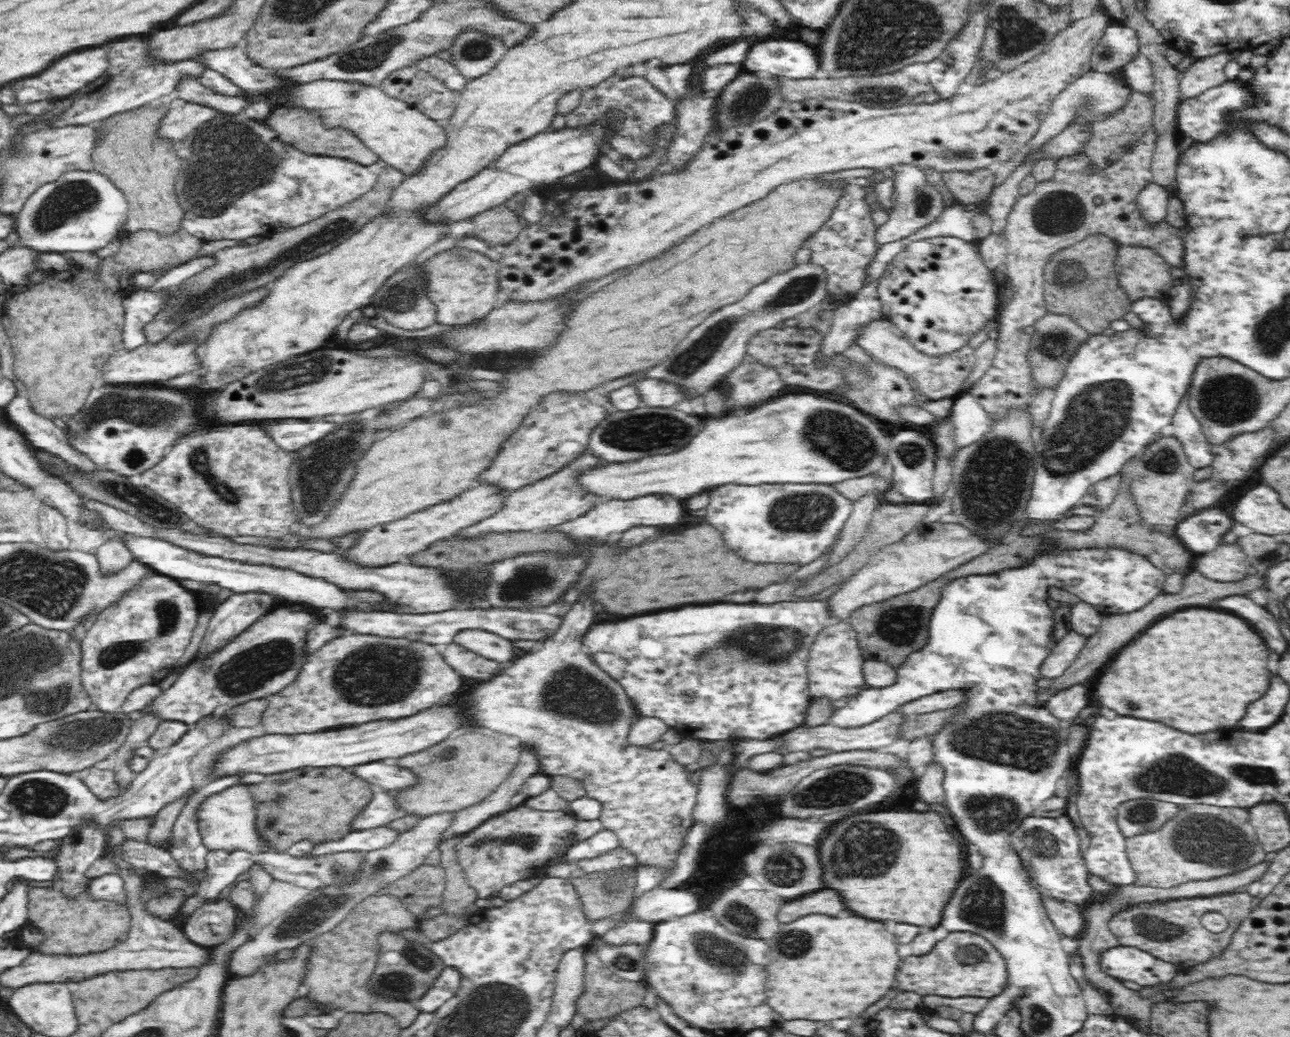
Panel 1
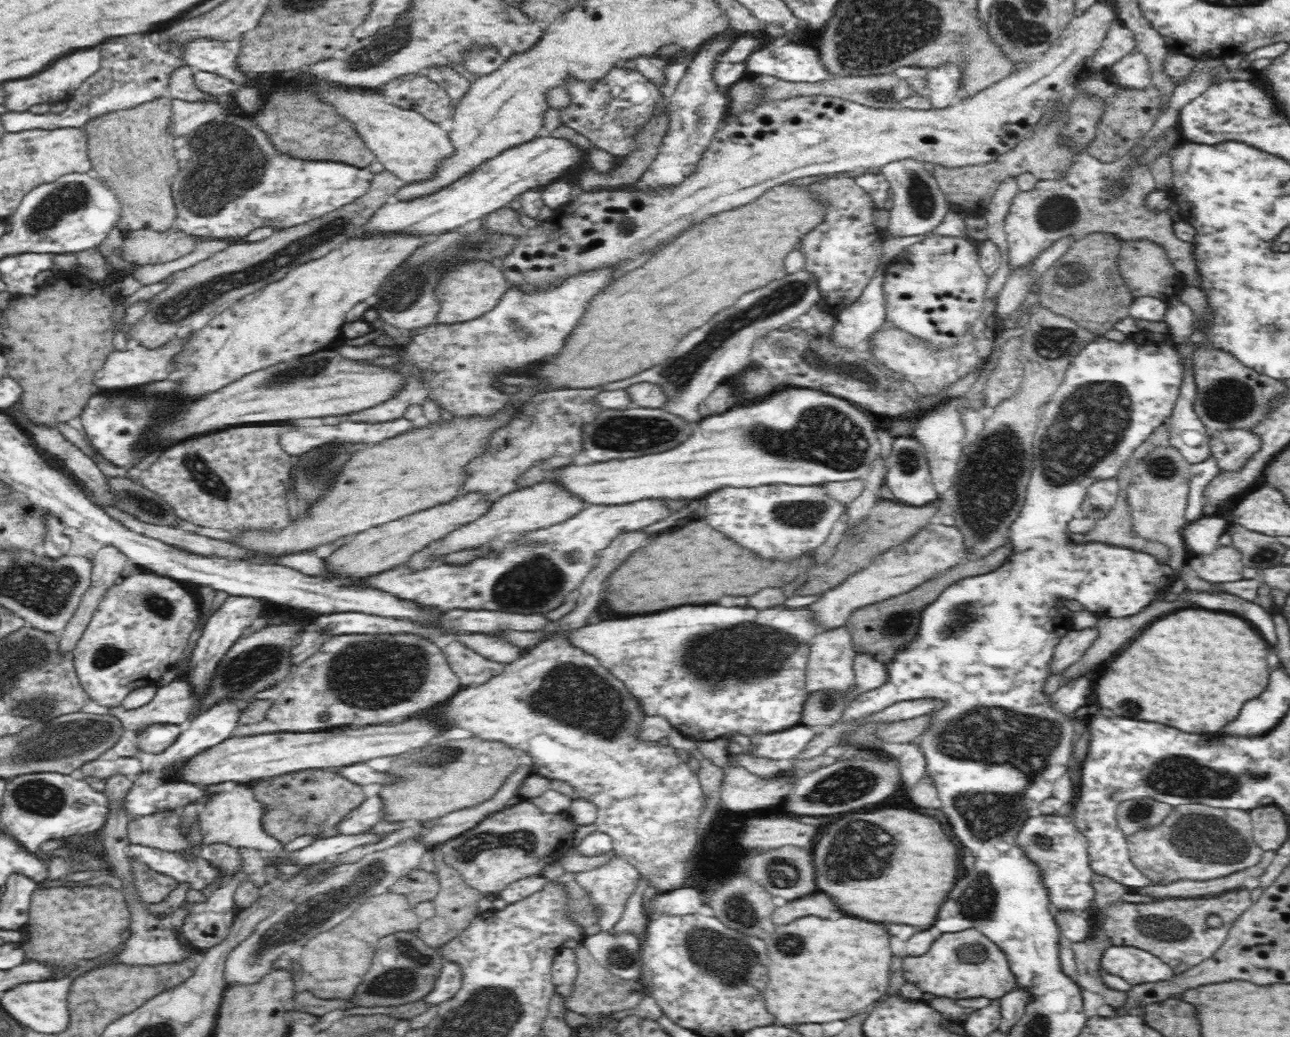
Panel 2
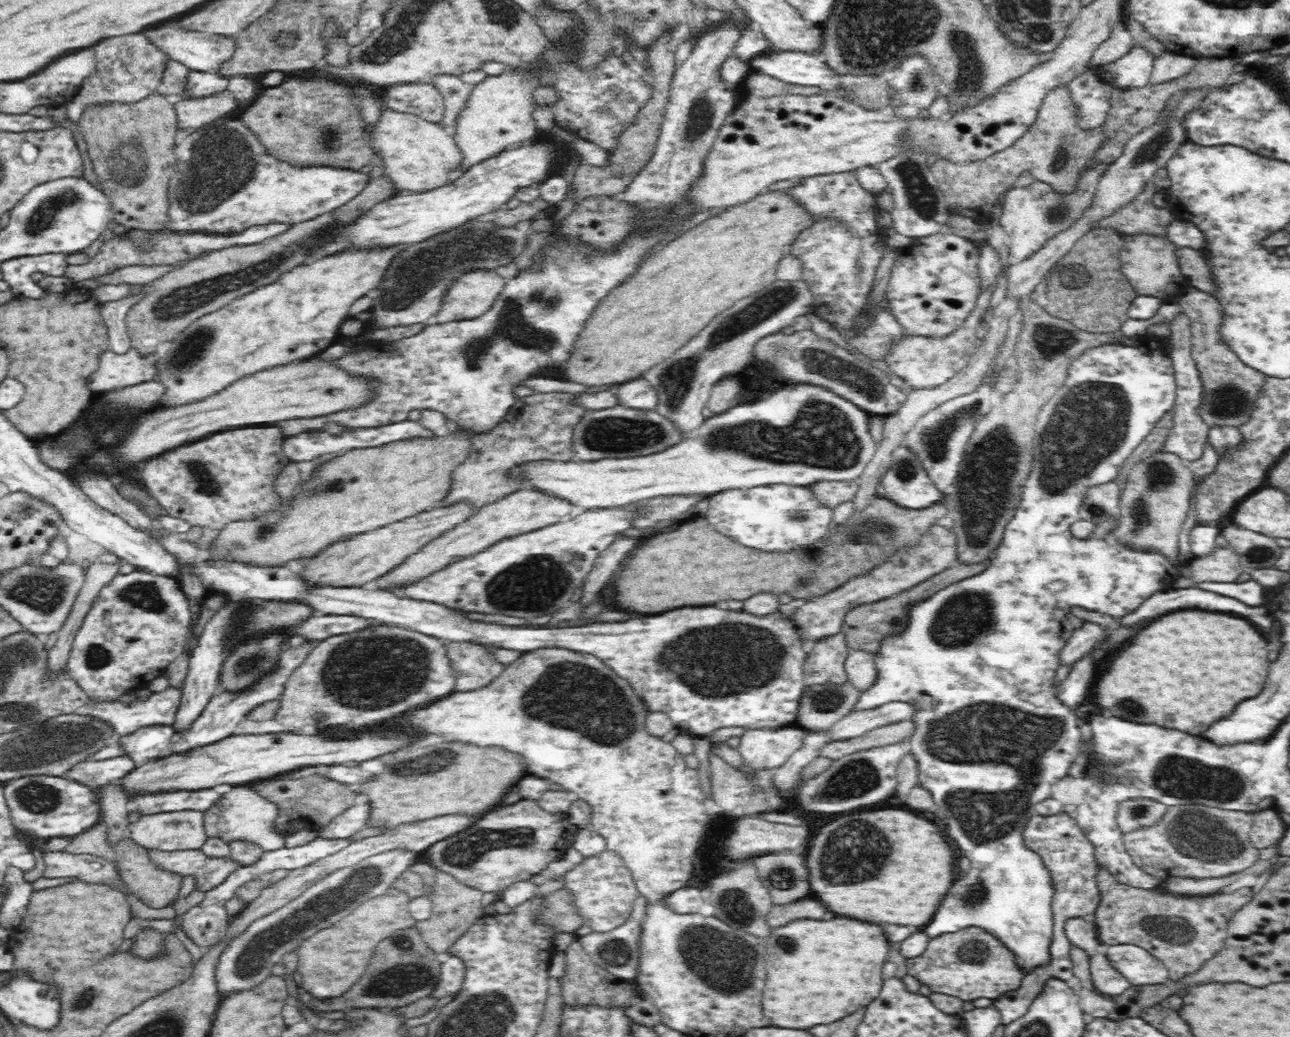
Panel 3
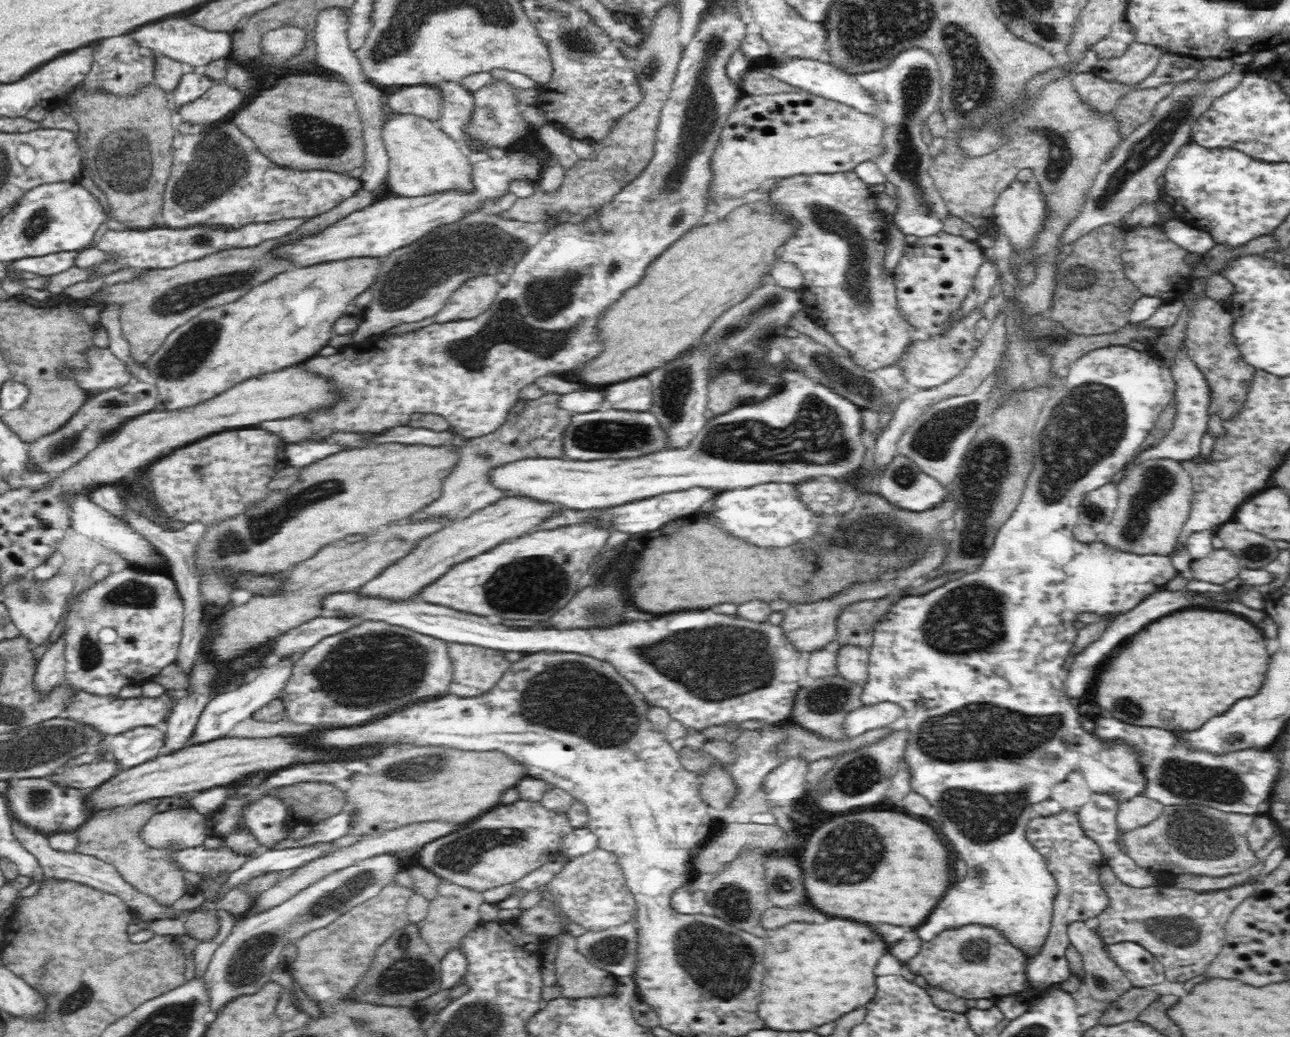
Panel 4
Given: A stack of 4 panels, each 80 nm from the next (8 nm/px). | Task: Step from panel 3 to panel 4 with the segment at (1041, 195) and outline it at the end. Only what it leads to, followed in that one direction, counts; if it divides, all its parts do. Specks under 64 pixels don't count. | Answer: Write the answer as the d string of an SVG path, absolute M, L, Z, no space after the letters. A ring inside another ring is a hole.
M1034 180L1020 182L1012 181L1002 192L998 193L992 207L993 217L1000 226L1000 232L1010 241L1013 250L1027 249L1035 240L1035 234L1042 228L1041 224L1046 217L1043 196L1039 194L1039 186Z

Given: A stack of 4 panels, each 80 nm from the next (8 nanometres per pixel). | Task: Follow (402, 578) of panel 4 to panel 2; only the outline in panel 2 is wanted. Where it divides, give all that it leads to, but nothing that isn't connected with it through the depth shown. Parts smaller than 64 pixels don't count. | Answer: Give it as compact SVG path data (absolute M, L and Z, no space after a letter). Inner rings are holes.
M542 481L534 484L534 486L506 494L496 502L490 503L482 516L454 529L441 539L425 545L421 552L414 553L408 562L401 567L408 568L408 571L412 572L426 571L438 566L438 564L443 565L450 554L482 549L484 546L488 546L490 542L494 542L496 538L500 538L502 534L522 534L522 532L530 532L530 530L538 530L558 524L558 522L568 520L578 514L584 507L586 507L586 504L583 504L581 500L576 500L575 496L571 496L561 486L557 486L553 482Z

